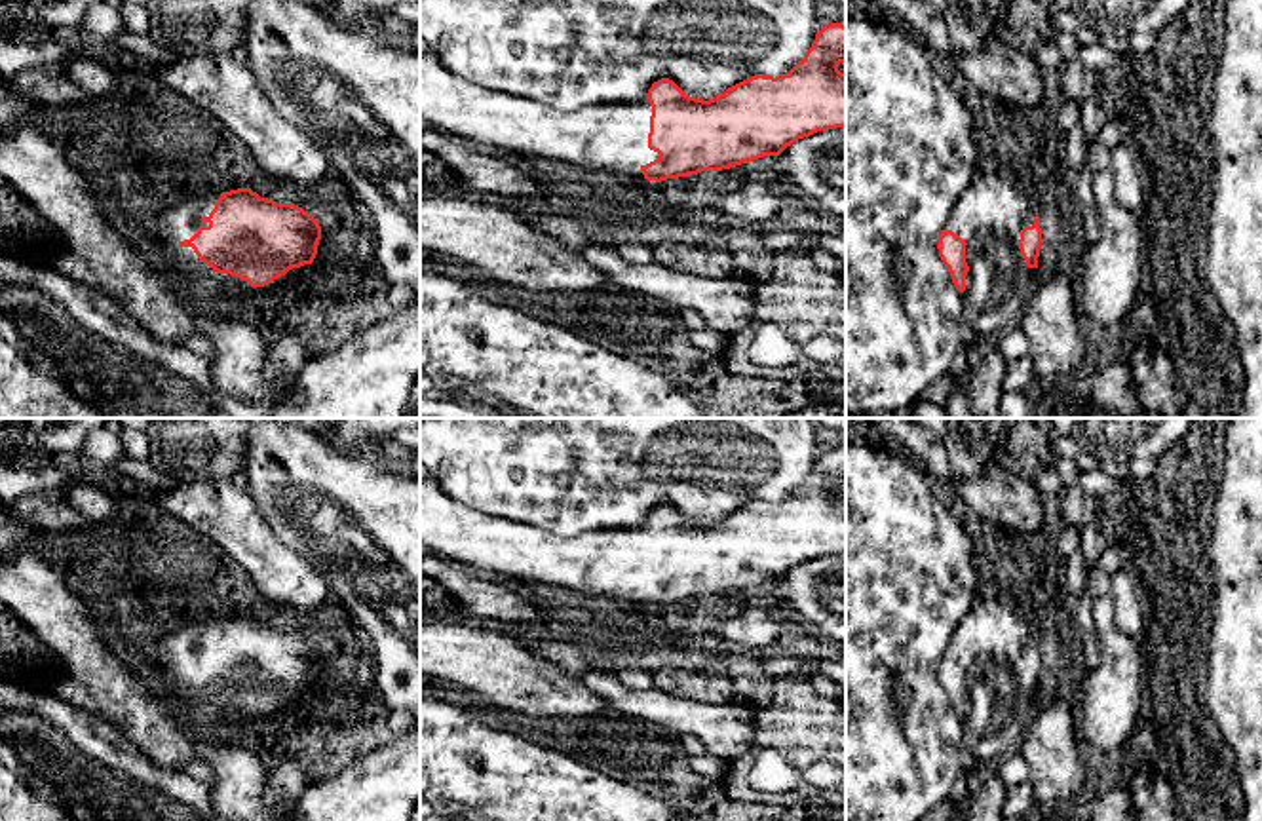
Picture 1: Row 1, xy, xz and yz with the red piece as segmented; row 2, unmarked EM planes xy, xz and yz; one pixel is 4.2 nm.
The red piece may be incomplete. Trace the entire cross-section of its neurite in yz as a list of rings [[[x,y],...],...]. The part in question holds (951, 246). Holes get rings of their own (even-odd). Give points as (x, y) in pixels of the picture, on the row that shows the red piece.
[[[977,173],[954,203],[939,234],[939,257],[962,293],[962,314],[975,334],[998,336],[1021,325],[1023,312],[1038,283],[1042,249],[1040,217],[1028,198],[996,175]]]

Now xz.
[[[831,23],[831,25],[825,25],[815,34],[815,40],[813,40],[812,48],[806,51],[804,59],[798,61],[787,74],[775,76],[775,78],[764,76],[764,74],[751,76],[751,78],[728,87],[724,93],[720,93],[709,101],[688,97],[673,80],[661,78],[661,80],[654,82],[652,87],[648,89],[648,93],[635,103],[599,103],[599,105],[587,105],[587,106],[574,108],[574,110],[559,110],[551,105],[545,105],[542,101],[534,101],[530,97],[519,97],[519,95],[507,93],[504,89],[488,89],[488,87],[479,86],[468,78],[462,78],[458,74],[454,74],[452,70],[449,70],[433,53],[428,51],[428,53],[420,53],[420,120],[430,124],[431,127],[435,127],[441,133],[449,133],[454,137],[466,137],[466,139],[485,143],[488,146],[498,146],[498,148],[504,148],[509,152],[519,152],[519,154],[526,154],[526,156],[545,158],[545,160],[557,160],[557,162],[578,165],[578,167],[583,167],[589,171],[604,171],[604,173],[612,173],[612,175],[623,175],[623,177],[631,177],[631,179],[644,179],[644,181],[661,182],[667,179],[698,175],[701,171],[730,169],[730,167],[749,163],[749,162],[764,158],[764,156],[777,158],[787,146],[791,146],[798,139],[810,137],[817,131],[846,127],[846,70],[844,72],[838,70],[840,63],[846,63],[846,27],[840,23]]]

